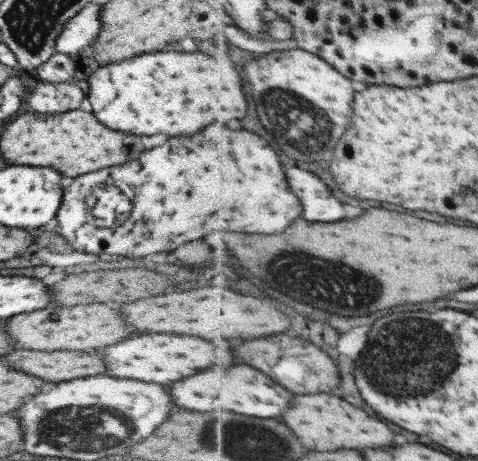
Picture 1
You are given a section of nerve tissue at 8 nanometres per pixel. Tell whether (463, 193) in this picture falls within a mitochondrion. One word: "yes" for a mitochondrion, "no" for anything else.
yes

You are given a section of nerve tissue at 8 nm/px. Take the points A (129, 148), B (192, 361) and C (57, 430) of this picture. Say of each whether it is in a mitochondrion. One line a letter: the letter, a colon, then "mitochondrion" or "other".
A: other
B: other
C: mitochondrion

